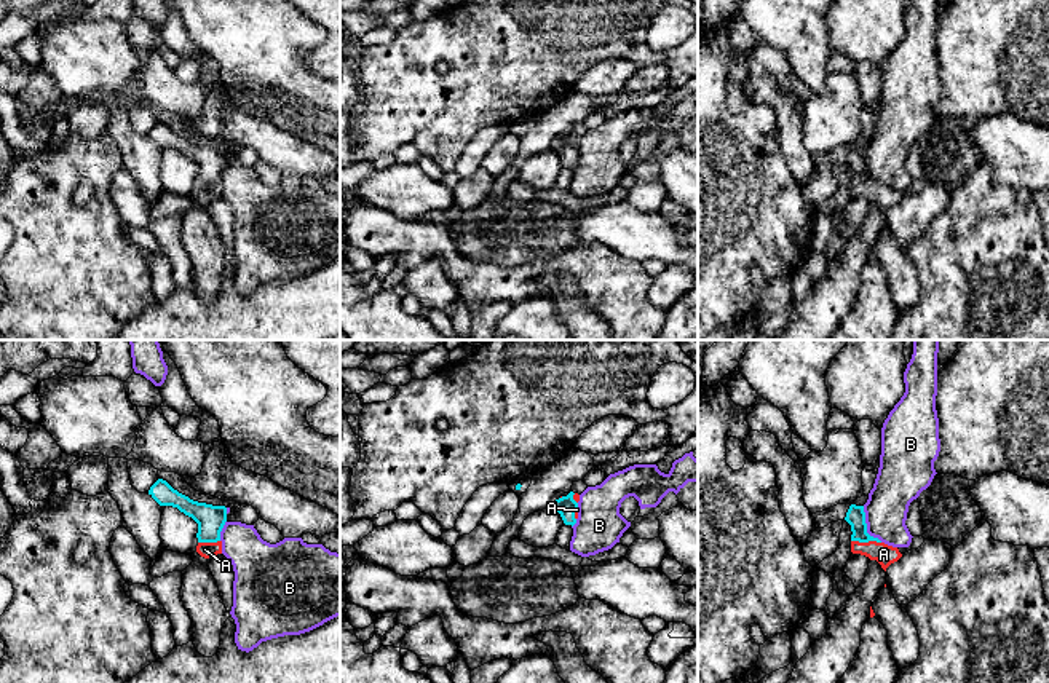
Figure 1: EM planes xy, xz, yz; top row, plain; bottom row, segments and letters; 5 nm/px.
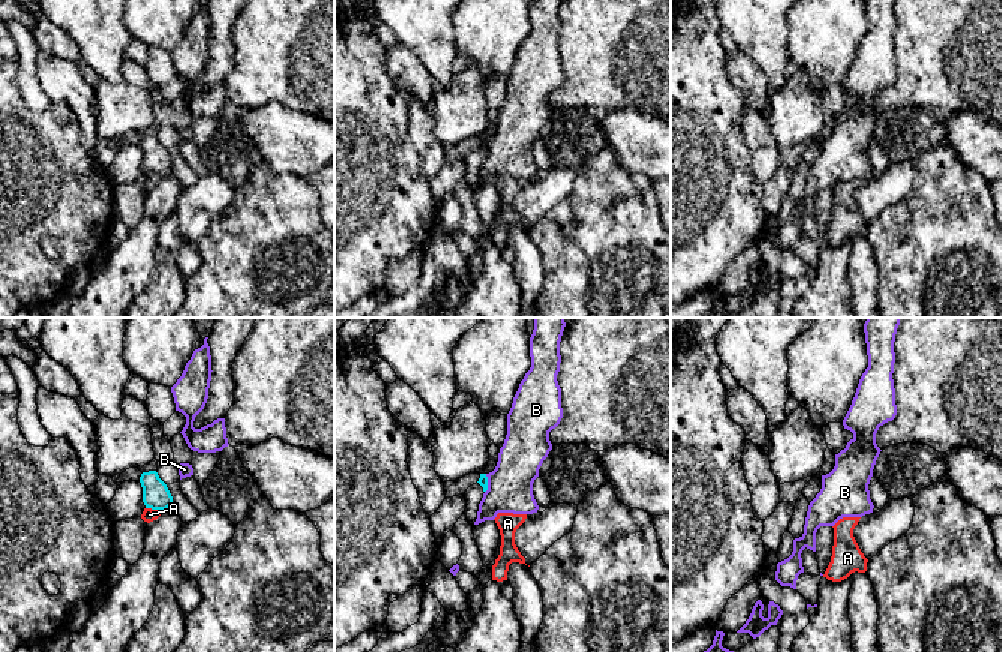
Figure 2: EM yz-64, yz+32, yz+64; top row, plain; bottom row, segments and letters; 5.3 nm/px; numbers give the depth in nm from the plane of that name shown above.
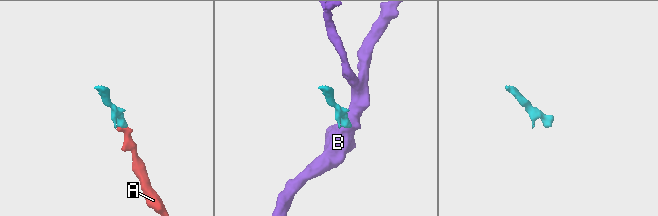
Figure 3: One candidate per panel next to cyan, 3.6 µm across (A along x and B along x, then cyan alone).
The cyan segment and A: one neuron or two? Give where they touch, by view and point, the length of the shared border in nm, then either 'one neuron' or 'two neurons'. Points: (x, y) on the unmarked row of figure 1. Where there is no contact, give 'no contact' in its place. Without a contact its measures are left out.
yz (866, 184) | 150 nm | one neuron

